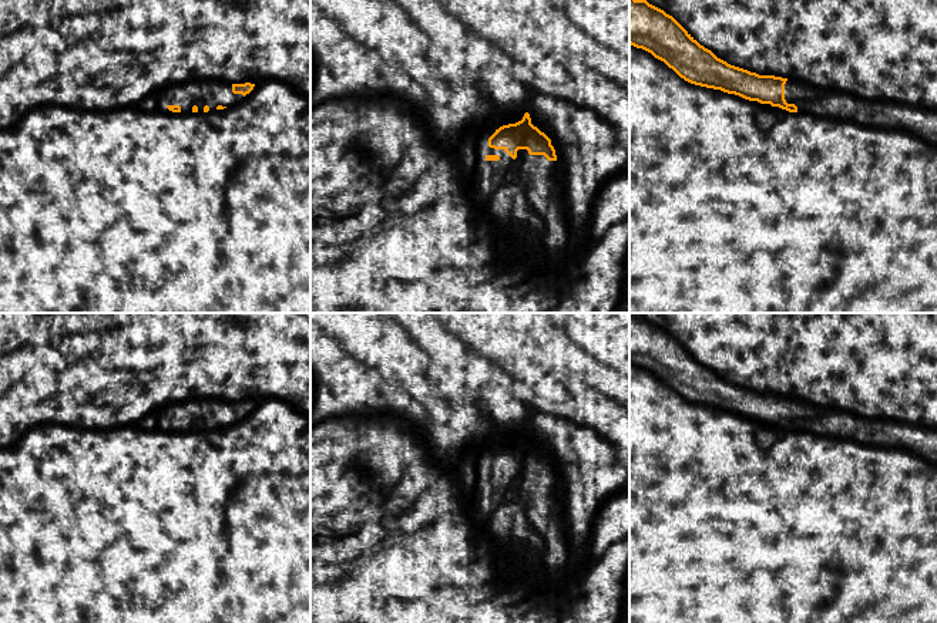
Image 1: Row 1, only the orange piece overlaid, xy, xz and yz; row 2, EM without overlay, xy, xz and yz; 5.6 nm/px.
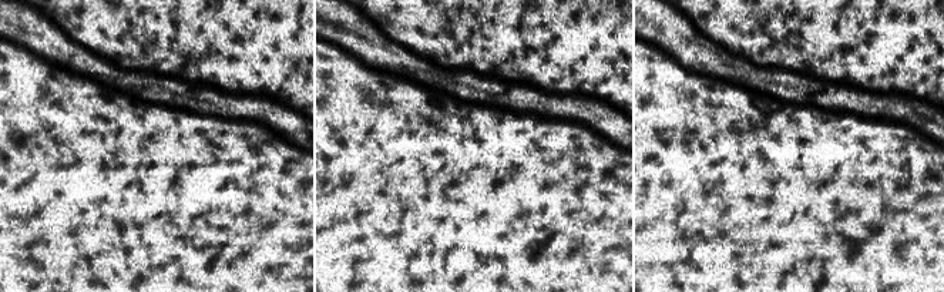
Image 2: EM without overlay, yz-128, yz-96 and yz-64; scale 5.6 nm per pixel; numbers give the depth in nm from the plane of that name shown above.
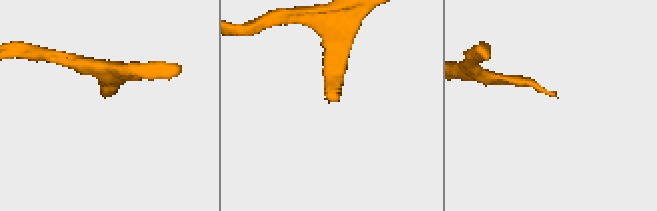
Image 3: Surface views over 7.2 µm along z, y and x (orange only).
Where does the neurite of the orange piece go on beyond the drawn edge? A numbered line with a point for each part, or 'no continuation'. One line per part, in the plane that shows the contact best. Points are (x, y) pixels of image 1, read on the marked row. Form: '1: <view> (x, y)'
1: xz (521, 199)

